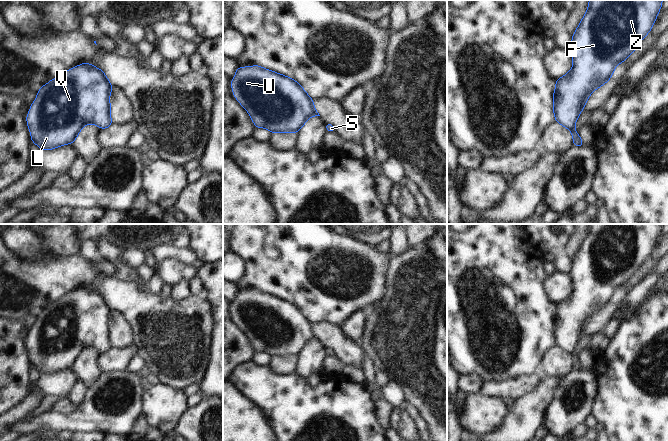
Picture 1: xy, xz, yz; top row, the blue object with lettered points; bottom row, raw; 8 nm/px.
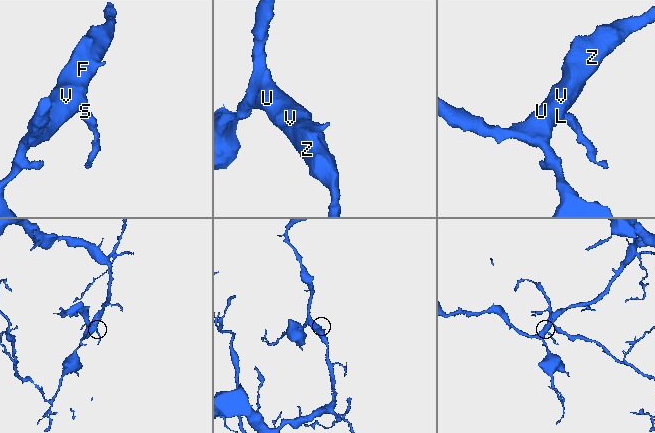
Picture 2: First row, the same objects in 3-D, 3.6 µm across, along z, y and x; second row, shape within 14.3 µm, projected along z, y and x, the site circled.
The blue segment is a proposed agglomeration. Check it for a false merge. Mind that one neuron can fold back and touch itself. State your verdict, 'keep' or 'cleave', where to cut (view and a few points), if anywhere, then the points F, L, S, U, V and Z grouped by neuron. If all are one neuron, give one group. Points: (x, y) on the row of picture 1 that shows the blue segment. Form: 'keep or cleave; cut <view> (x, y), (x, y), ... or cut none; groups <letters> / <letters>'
keep; cut none; groups F L S U V Z

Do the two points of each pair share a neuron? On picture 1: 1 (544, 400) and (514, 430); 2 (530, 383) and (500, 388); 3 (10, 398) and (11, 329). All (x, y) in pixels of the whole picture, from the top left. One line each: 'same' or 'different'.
1: same
2: same
3: same

